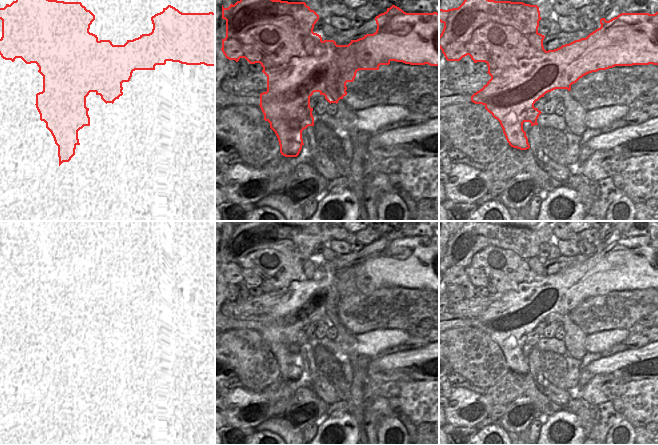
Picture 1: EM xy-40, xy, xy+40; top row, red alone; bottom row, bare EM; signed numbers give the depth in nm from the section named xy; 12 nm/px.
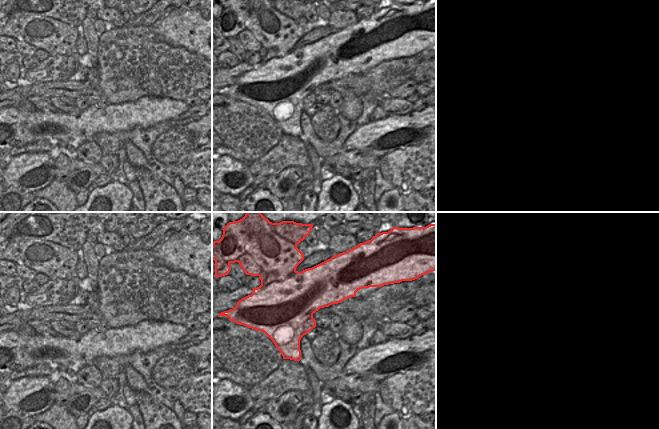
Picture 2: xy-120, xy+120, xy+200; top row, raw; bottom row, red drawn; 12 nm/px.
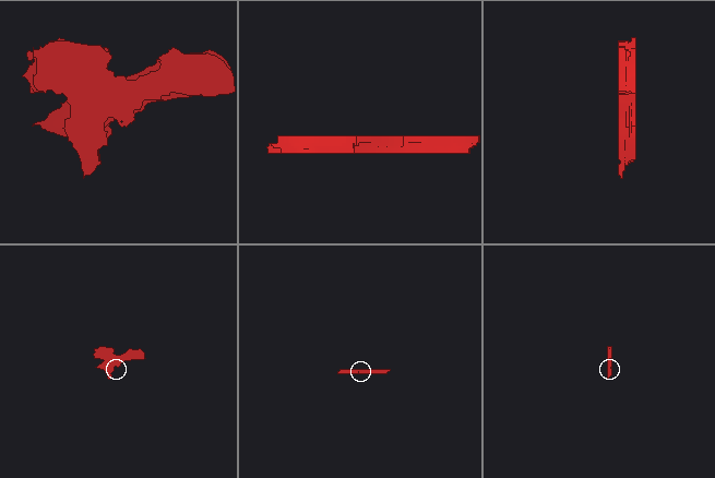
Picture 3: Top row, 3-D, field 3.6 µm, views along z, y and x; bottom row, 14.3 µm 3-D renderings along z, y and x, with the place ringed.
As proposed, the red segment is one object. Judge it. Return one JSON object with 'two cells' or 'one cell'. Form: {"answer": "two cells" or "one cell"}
{"answer": "two cells"}

